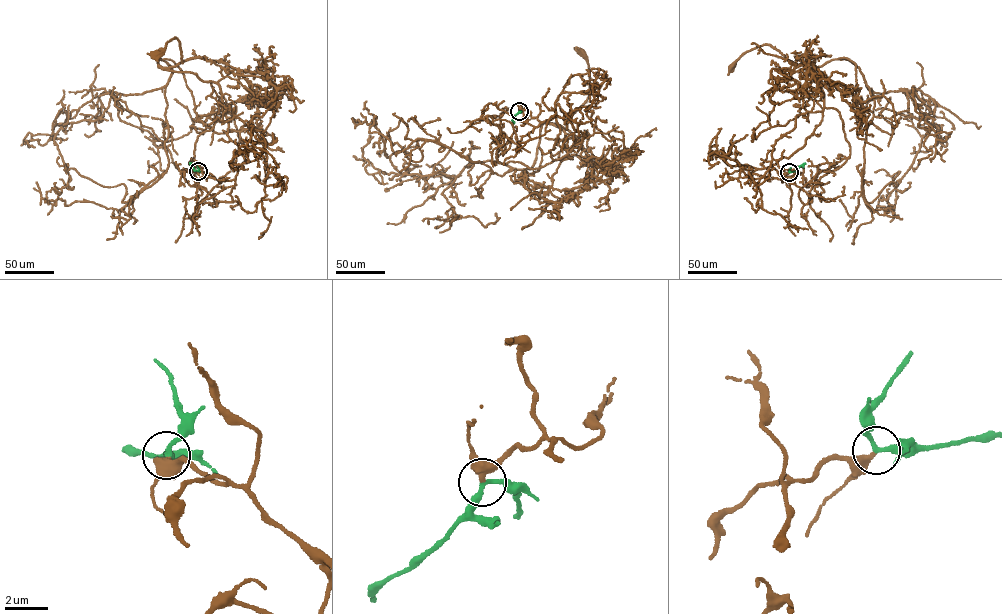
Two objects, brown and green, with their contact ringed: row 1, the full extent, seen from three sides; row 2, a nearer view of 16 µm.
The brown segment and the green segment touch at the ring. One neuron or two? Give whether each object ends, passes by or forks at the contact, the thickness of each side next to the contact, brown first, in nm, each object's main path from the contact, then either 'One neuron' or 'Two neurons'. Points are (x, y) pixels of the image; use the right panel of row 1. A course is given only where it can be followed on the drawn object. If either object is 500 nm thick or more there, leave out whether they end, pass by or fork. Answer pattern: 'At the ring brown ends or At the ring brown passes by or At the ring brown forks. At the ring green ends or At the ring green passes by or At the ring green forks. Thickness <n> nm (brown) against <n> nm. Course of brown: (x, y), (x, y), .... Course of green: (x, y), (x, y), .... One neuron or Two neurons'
At the ring brown ends. At the ring green passes by. Thickness 400 nm (brown) against 240 nm. Course of brown: (789, 172), (772, 165), (822, 119), (819, 78), (766, 44), (731, 66). Course of green: (789, 172), (796, 171), (804, 163), (803, 167). One neuron

